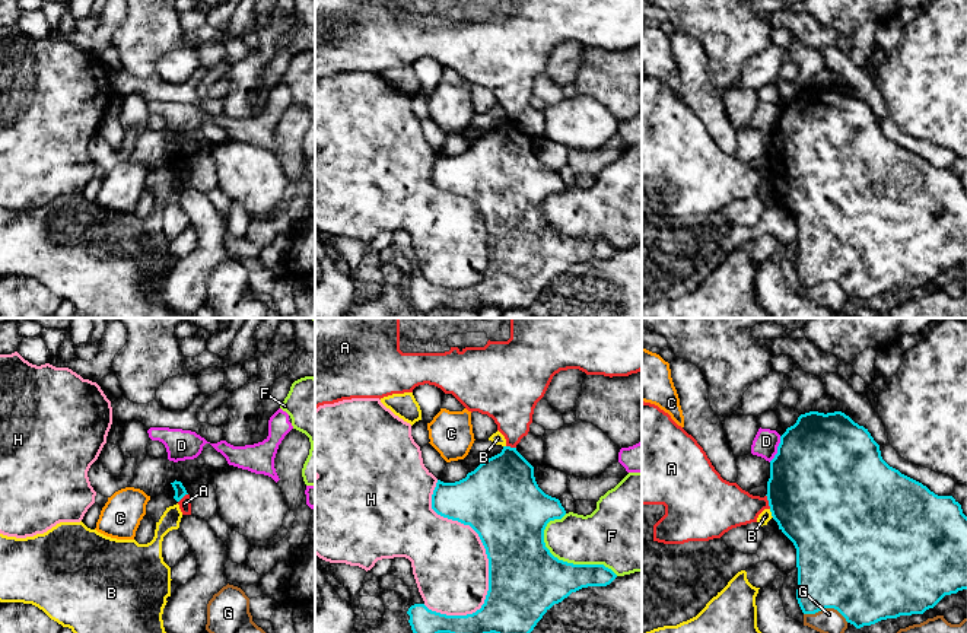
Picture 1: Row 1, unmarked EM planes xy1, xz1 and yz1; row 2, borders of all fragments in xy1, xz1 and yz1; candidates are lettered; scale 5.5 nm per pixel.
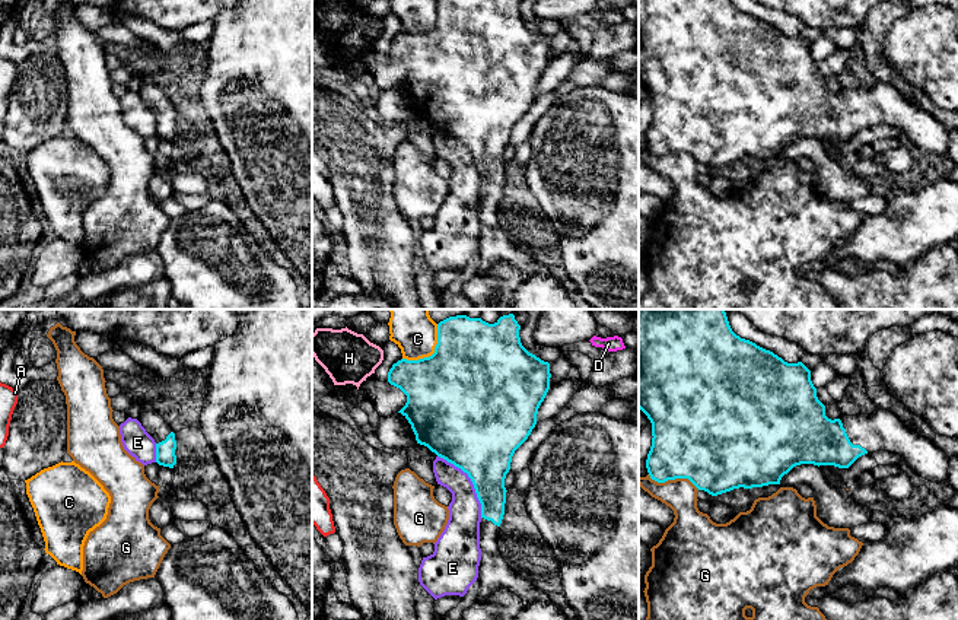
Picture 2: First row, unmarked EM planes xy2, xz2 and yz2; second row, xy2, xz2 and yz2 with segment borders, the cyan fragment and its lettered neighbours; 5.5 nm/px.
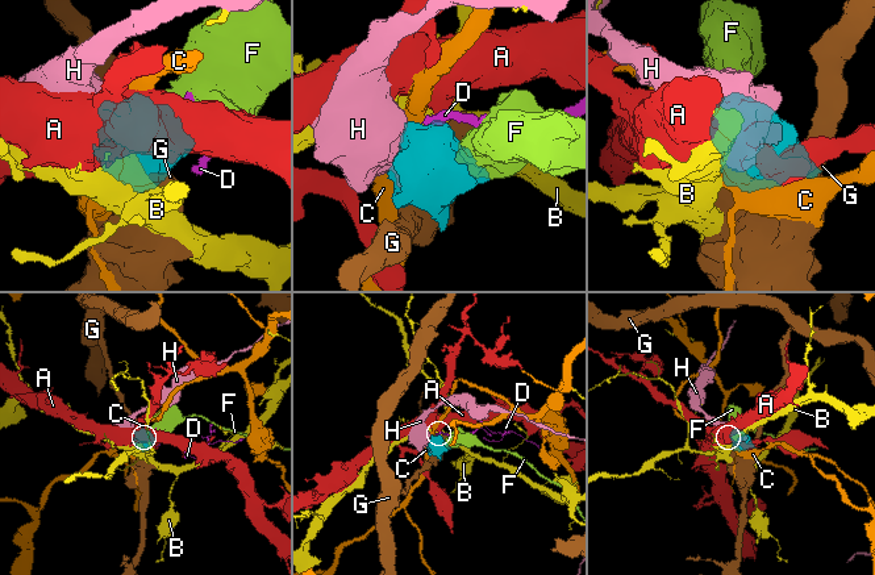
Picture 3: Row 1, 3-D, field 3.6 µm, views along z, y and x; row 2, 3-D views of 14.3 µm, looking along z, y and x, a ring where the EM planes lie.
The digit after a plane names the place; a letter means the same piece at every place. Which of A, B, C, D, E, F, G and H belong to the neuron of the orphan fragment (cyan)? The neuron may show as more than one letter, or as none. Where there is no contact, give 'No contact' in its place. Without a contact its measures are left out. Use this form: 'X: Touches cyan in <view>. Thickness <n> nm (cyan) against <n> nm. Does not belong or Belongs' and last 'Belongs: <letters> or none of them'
A: Touches cyan in yz1. Thickness 500 nm (cyan) against 260 nm. Does not belong
B: Touches cyan in yz1. Thickness 500 nm (cyan) against 70 nm. Does not belong
C: Touches cyan in xz2. Thickness 500 nm (cyan) against 180 nm. Does not belong
D: Touches cyan in yz1. Thickness 500 nm (cyan) against 140 nm. Does not belong
E: Touches cyan in xz2. Thickness 420 nm (cyan) against 180 nm. Does not belong
F: Touches cyan in xz1. Thickness 380 nm (cyan) against 300 nm. Does not belong
G: Touches cyan in yz2. Thickness 440 nm (cyan) against 180 nm. Does not belong
H: Touches cyan in xz1. Thickness 440 nm (cyan) against 420 nm. Does not belong
Belongs: none of them

